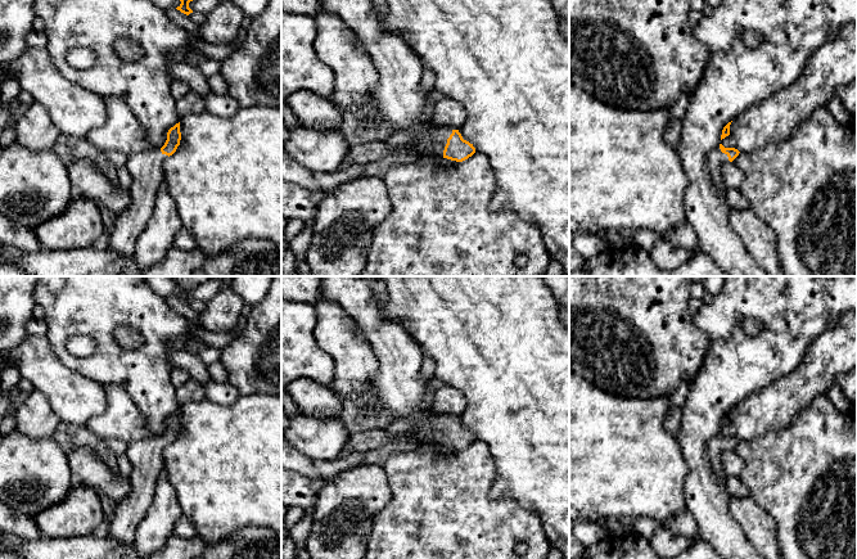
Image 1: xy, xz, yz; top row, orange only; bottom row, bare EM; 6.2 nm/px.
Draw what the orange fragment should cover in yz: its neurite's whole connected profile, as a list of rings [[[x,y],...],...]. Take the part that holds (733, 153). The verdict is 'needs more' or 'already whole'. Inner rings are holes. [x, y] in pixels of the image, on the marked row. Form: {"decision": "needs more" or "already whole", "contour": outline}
{"decision": "needs more", "contour": [[[722,144],[709,152],[709,172],[717,190],[726,193],[727,189],[723,184],[721,168],[723,163],[732,162],[739,155],[739,153],[740,152],[738,149],[725,148]]]}

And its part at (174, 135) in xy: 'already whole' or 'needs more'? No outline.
needs more

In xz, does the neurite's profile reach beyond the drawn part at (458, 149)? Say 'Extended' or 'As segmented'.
Extended

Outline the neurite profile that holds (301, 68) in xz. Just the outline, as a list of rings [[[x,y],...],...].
[[[281,9],[281,104],[288,104],[289,96],[297,91],[311,91],[328,100],[333,99],[334,73],[319,59],[314,49],[315,36],[314,18]]]

